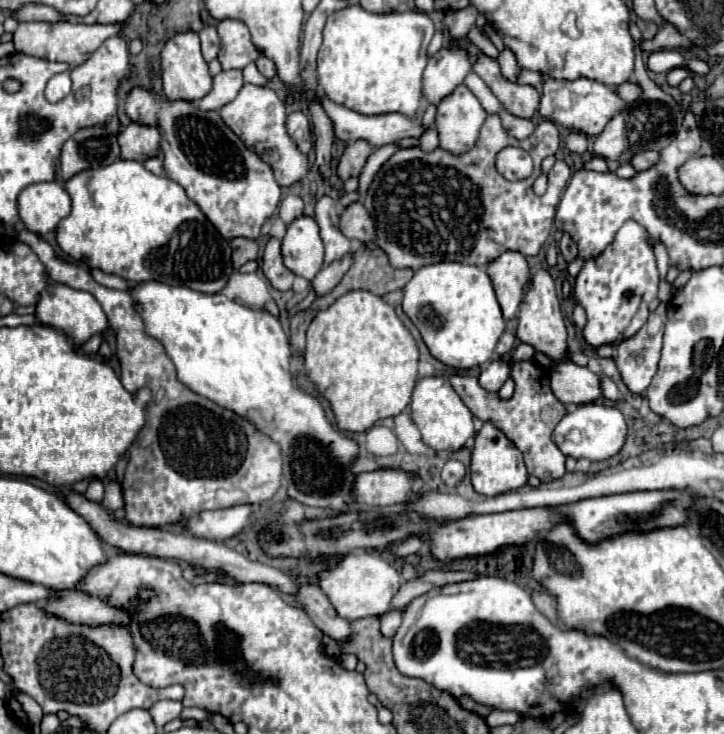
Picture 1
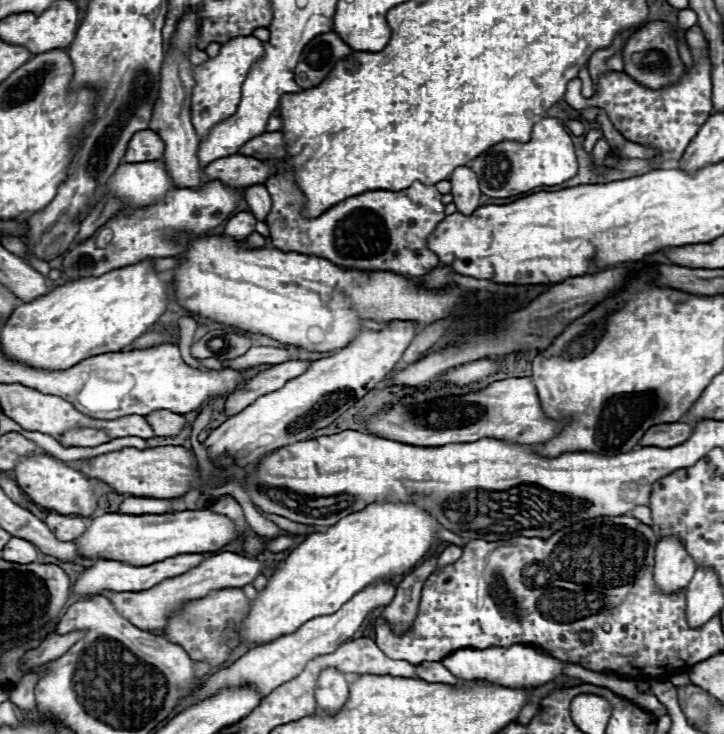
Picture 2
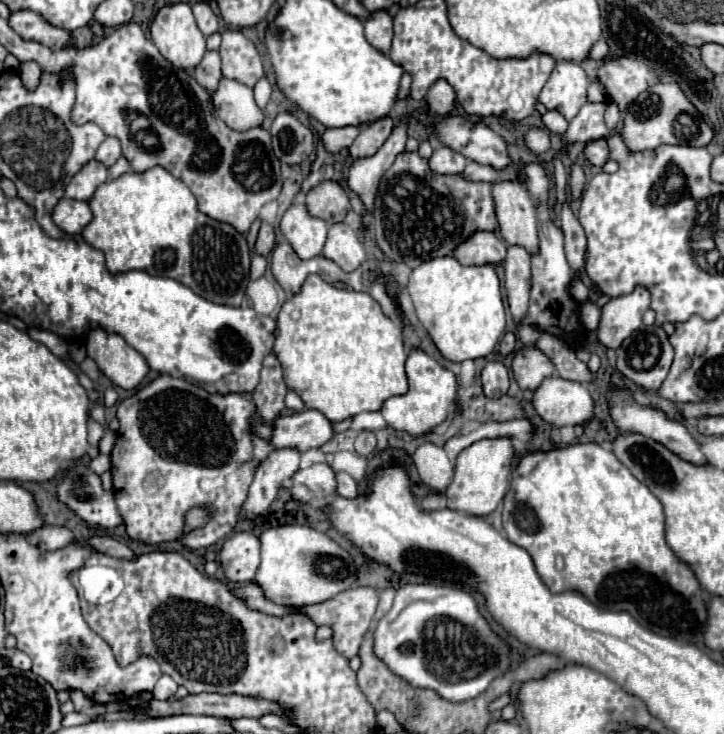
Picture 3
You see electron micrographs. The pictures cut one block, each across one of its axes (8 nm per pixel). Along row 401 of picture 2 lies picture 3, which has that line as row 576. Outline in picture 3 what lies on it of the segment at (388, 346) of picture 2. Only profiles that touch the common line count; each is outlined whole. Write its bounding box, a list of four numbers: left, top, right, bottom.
[256,524,358,606]

